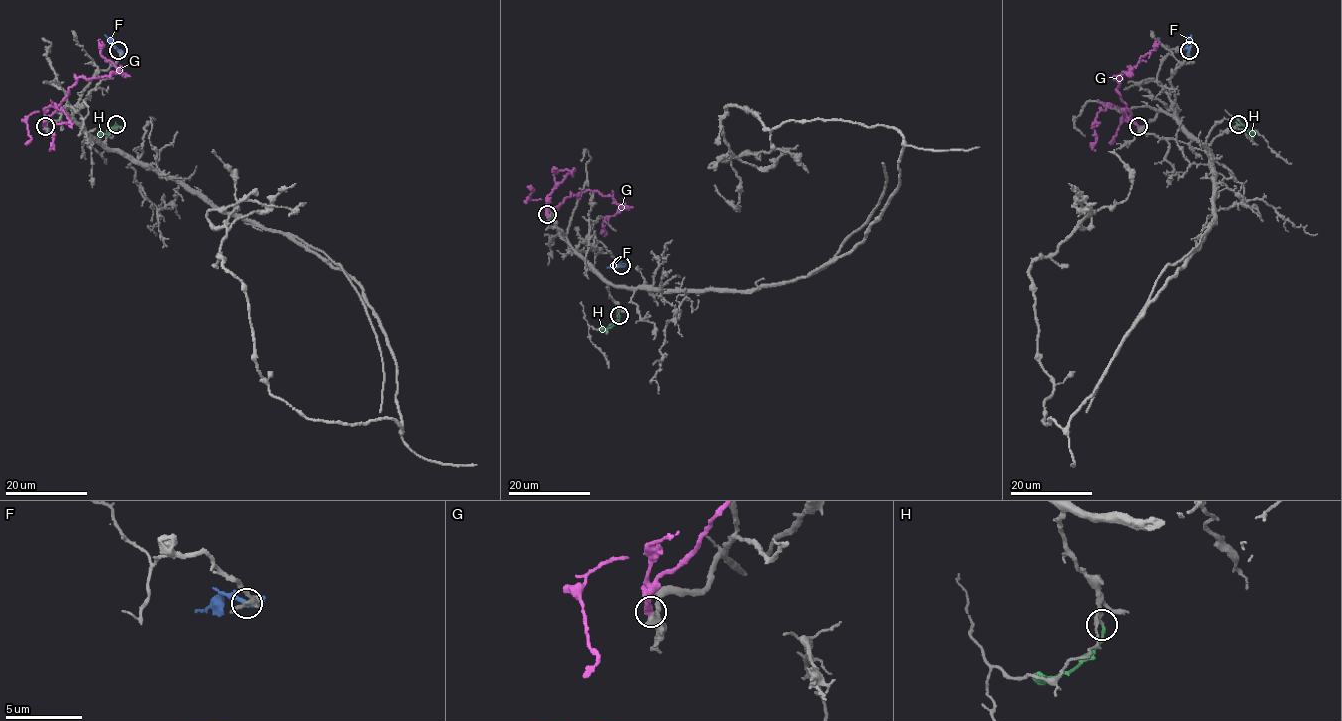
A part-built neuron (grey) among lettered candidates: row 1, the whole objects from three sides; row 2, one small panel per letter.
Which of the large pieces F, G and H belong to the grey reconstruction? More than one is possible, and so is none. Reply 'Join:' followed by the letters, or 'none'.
Join: none

